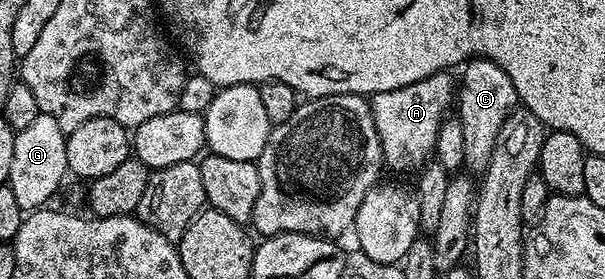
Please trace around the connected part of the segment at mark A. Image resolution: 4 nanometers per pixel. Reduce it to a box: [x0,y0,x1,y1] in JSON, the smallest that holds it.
[369,71,455,173]

